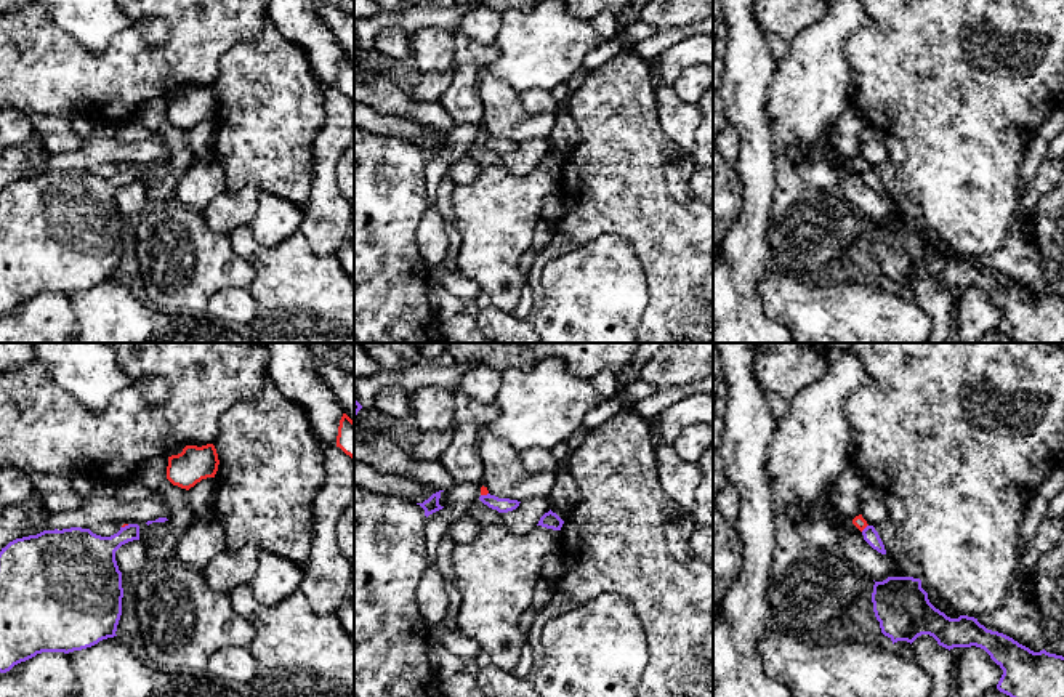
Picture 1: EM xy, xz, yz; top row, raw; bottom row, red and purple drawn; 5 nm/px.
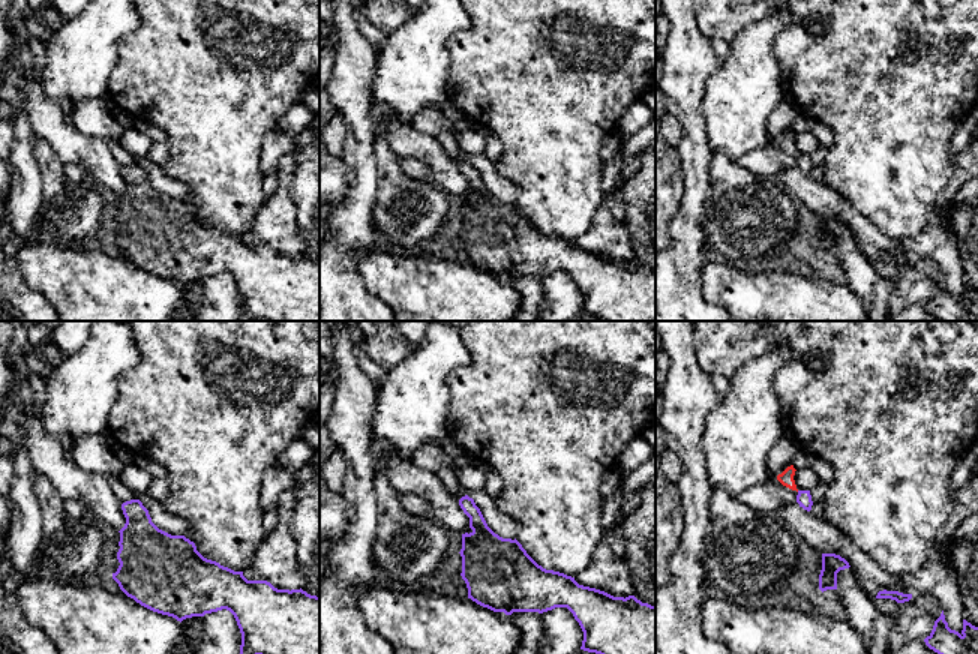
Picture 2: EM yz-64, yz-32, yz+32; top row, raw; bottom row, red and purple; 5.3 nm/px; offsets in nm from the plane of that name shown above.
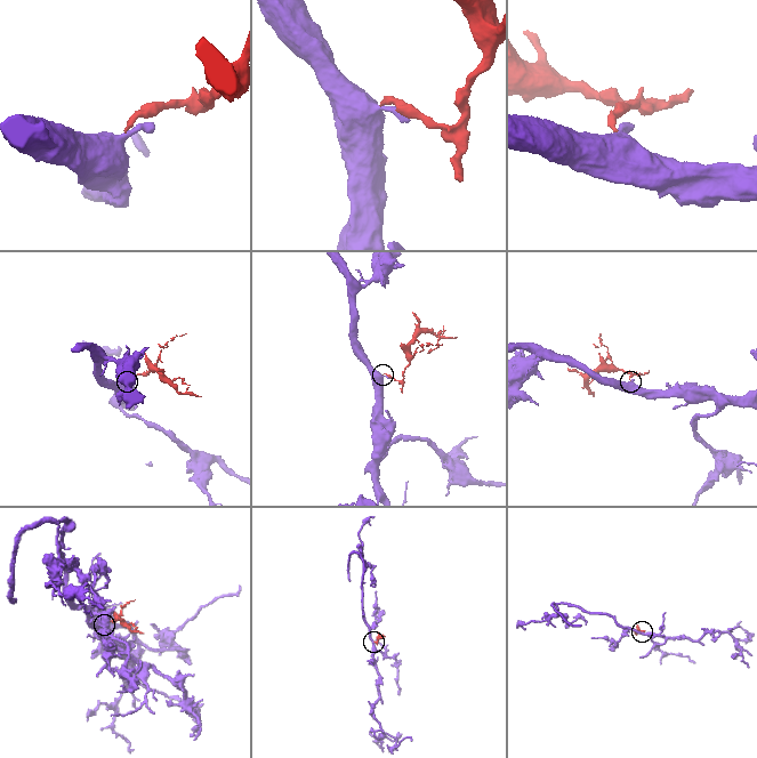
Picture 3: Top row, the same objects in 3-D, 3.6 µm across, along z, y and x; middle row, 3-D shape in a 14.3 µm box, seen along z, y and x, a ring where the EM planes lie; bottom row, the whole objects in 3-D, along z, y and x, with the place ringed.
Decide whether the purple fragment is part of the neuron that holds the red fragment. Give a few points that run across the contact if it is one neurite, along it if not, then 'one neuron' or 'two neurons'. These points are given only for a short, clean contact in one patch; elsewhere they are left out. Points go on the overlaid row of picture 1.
yz (858, 521), (864, 527), (870, 535) | one neuron

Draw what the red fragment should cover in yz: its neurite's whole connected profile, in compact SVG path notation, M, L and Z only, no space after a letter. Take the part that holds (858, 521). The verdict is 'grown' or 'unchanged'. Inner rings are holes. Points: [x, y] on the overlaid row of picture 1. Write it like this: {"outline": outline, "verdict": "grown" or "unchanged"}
{"outline": "M862 514L852 519L852 524L862 532L864 540L878 553L886 554L885 545L873 526L869 526Z", "verdict": "grown"}

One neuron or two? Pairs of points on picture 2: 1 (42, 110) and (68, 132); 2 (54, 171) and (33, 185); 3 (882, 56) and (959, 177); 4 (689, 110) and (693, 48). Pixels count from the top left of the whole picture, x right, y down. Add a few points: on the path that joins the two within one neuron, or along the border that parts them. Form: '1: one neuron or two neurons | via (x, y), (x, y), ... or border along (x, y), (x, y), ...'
1: one neuron | via (48, 116), (62, 129)
2: two neurons | border along (38, 165), (42, 174), (44, 203)
3: two neurons | border along (957, 161), (953, 176), (935, 201)
4: one neuron | via (689, 95), (689, 63)

